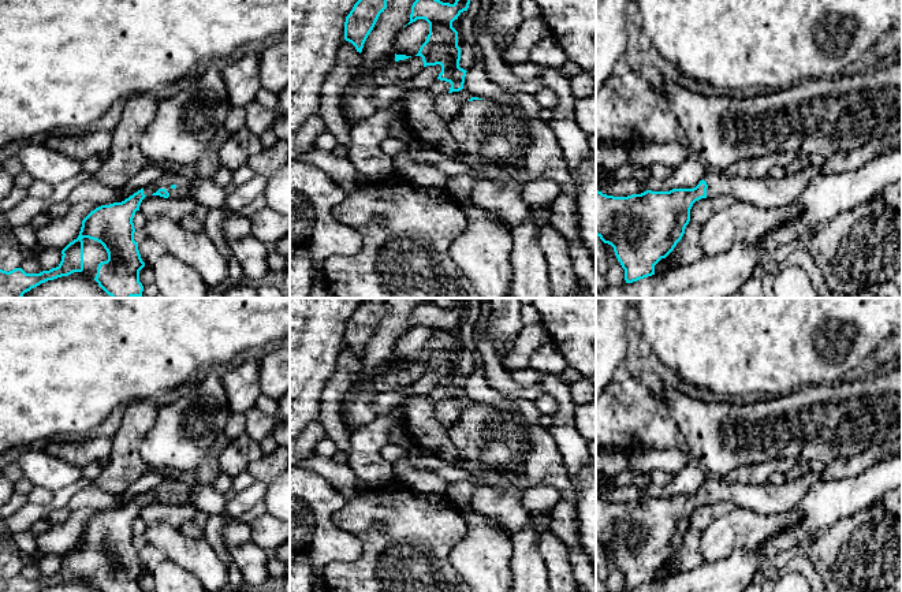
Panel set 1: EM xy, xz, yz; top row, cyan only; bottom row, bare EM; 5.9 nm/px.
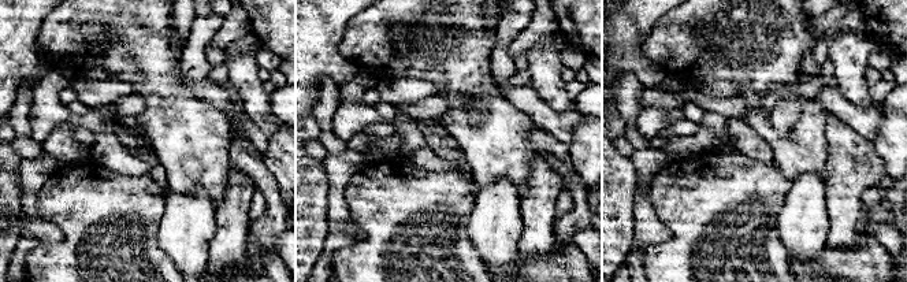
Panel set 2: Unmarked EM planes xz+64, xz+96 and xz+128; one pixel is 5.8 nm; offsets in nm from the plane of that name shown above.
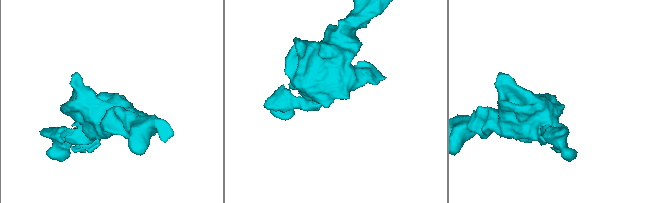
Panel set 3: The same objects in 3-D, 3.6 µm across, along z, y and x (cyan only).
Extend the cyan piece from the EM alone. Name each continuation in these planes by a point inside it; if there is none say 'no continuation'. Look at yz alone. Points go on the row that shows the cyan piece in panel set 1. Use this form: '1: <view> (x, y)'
1: yz (767, 193)

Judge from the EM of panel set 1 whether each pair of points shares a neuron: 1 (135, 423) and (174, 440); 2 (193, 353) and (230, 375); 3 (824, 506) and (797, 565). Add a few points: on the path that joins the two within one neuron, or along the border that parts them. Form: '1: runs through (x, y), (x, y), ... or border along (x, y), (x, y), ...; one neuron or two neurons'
1: border along (159, 406), (156, 421), (140, 446), (144, 461); two neurons
2: border along (228, 365), (219, 371); two neurons
3: border along (797, 551), (787, 555), (779, 563); two neurons

